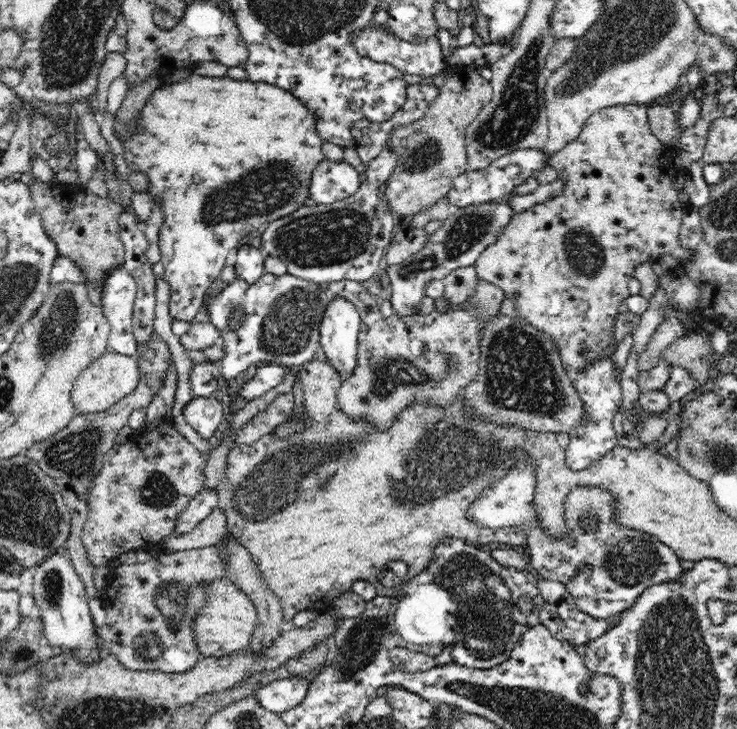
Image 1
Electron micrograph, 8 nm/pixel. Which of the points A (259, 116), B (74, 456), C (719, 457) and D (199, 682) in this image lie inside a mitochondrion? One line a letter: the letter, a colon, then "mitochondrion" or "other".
A: other
B: mitochondrion
C: mitochondrion
D: other

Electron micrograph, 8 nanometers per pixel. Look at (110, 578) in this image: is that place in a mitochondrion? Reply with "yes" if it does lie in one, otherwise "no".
no

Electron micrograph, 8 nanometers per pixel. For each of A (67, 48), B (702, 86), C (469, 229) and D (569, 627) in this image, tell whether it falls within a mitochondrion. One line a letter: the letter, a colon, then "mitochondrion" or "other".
A: mitochondrion
B: other
C: mitochondrion
D: other

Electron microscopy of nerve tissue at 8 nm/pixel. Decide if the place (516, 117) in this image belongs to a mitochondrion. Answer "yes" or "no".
yes

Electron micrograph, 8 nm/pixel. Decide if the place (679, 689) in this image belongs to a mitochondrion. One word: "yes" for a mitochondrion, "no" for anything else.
yes

